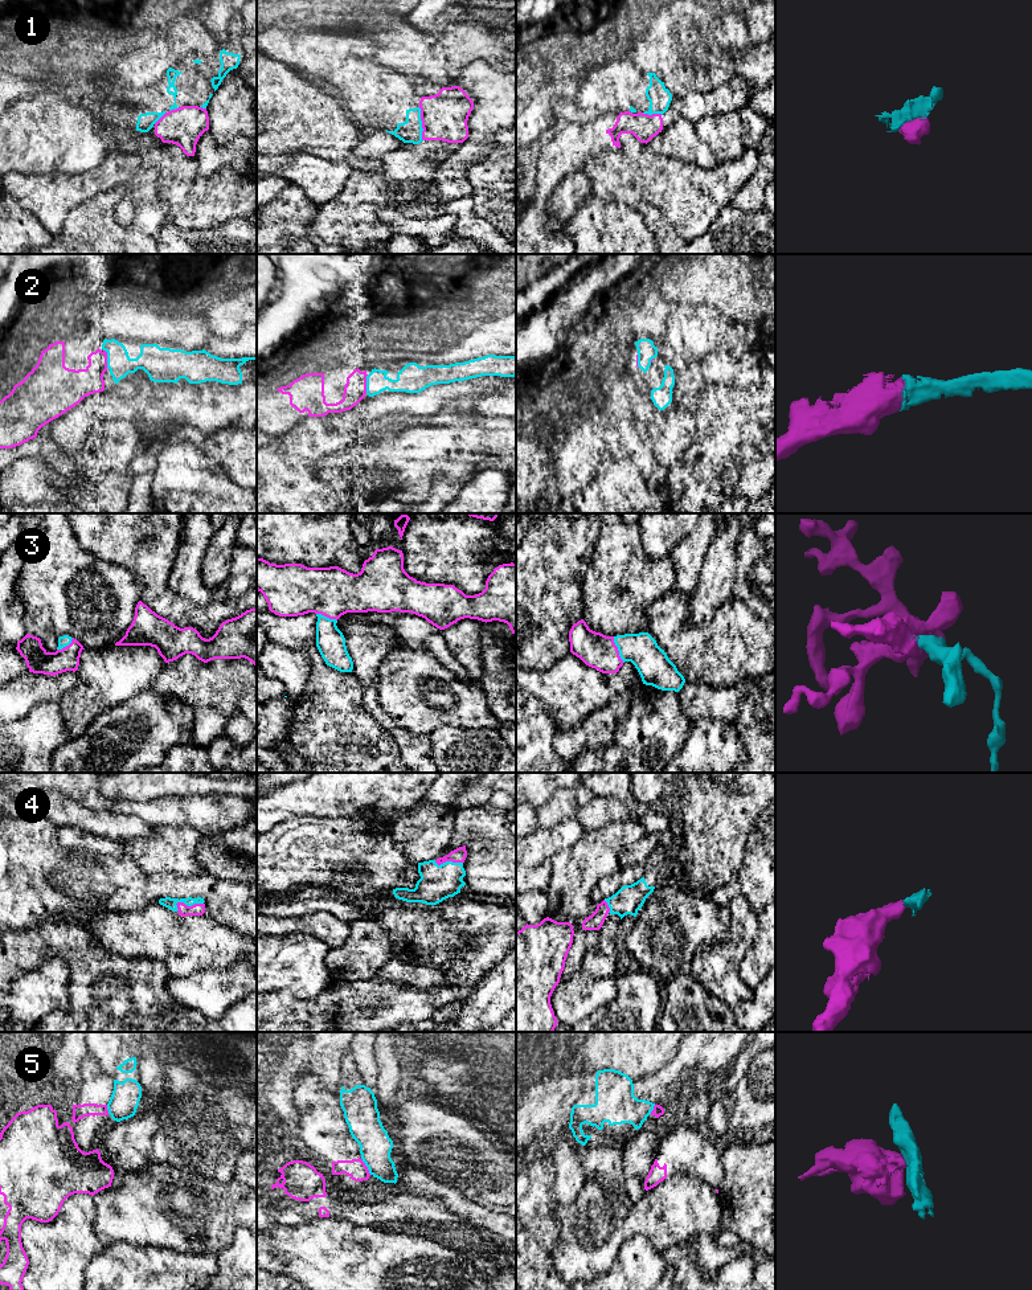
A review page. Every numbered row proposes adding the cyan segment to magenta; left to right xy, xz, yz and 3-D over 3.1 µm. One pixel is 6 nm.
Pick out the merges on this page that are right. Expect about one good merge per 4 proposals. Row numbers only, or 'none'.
2, 3, 4

